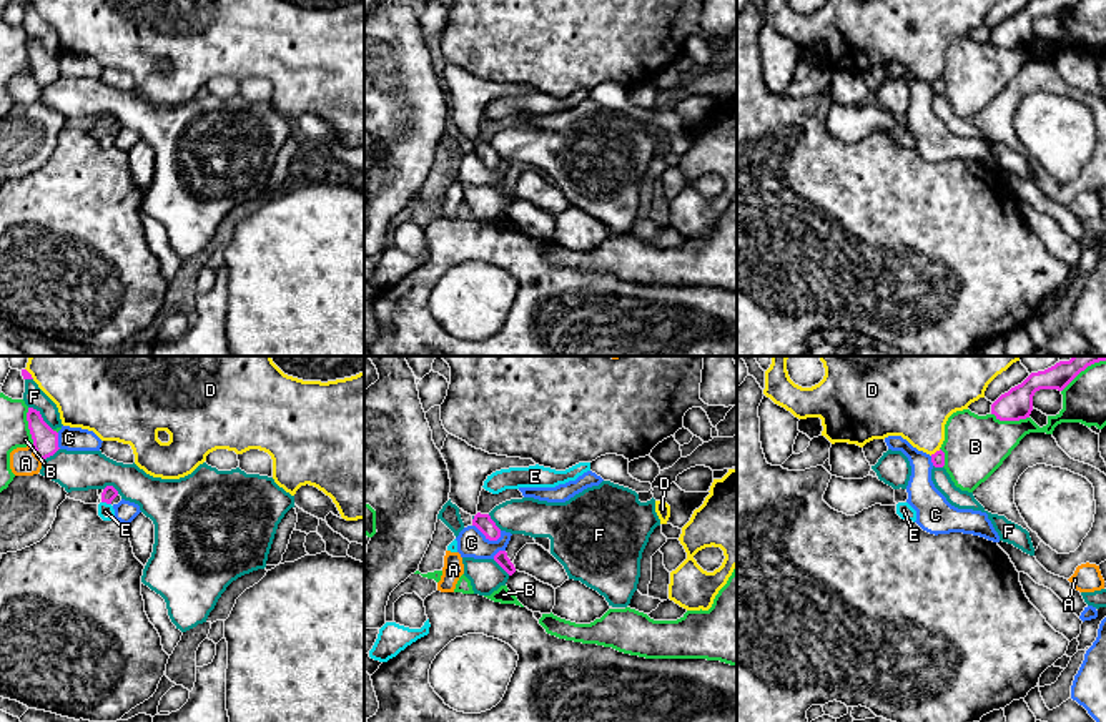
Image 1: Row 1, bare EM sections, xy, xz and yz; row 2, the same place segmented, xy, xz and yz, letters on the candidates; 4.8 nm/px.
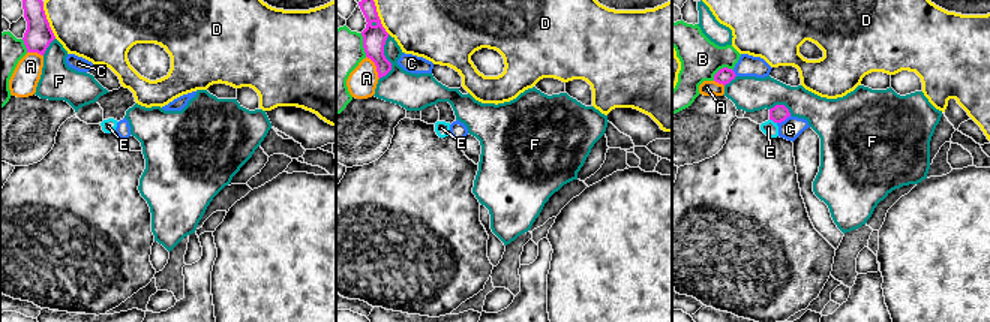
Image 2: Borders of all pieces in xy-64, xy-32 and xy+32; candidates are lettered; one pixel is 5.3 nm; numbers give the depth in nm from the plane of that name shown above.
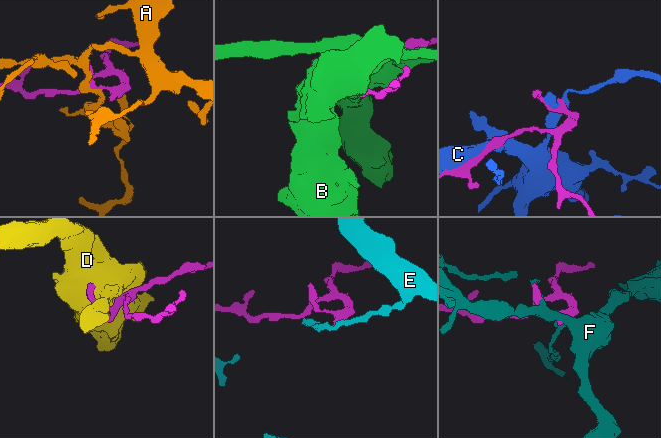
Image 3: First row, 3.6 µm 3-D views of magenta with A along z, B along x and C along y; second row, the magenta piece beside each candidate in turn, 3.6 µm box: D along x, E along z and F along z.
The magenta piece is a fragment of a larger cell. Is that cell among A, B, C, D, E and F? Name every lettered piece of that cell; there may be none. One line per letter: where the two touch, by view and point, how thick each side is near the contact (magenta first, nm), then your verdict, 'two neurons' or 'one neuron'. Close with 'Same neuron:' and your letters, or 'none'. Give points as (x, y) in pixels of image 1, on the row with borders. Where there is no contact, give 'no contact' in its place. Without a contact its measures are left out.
A: contact xy (35, 453); calibres 130 and 140 nm; two neurons
B: contact yz (1010, 420); calibres 150 and 300 nm; two neurons
C: contact xz (488, 538); calibres 80 and 140 nm; two neurons
D: contact yz (937, 451); calibres 60 and 340 nm; two neurons
E: contact xy (107, 503); calibres 70 and 80 nm; two neurons
F: contact xy (40, 416); calibres 130 and 100 nm; two neurons
Same neuron: none

